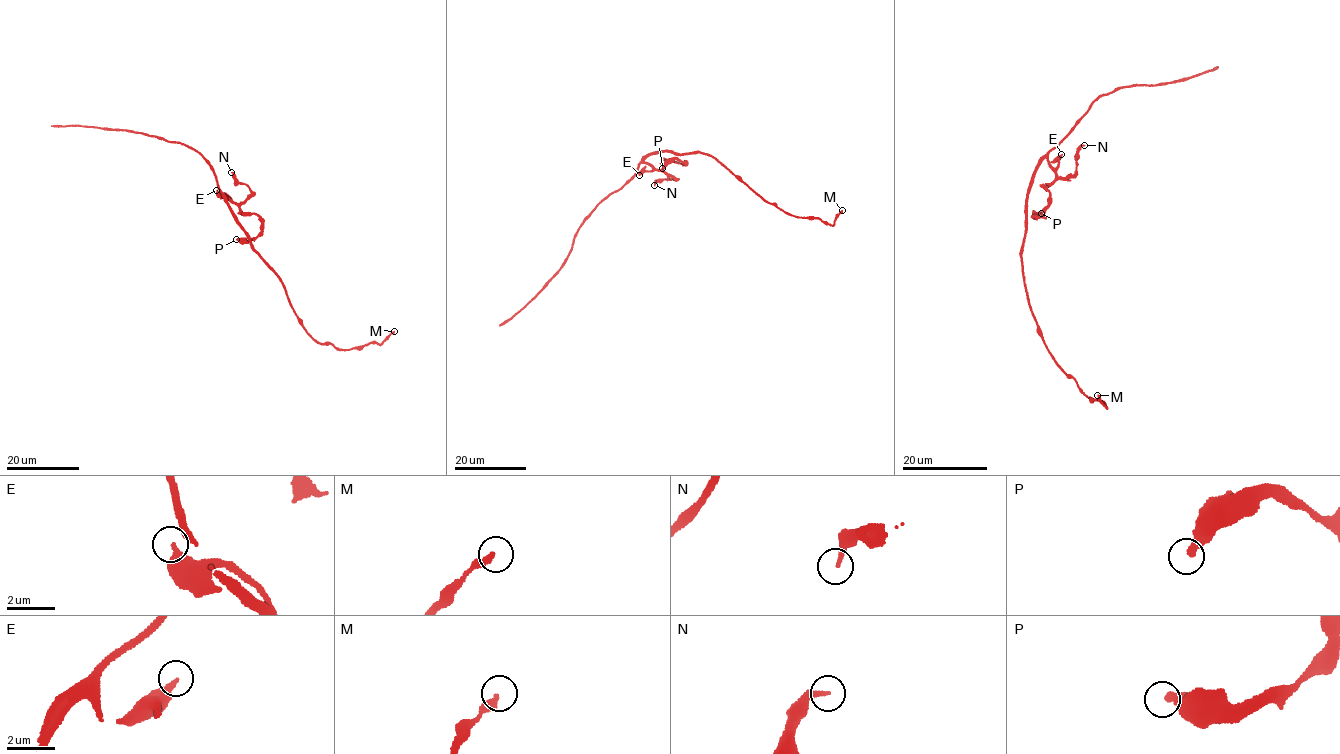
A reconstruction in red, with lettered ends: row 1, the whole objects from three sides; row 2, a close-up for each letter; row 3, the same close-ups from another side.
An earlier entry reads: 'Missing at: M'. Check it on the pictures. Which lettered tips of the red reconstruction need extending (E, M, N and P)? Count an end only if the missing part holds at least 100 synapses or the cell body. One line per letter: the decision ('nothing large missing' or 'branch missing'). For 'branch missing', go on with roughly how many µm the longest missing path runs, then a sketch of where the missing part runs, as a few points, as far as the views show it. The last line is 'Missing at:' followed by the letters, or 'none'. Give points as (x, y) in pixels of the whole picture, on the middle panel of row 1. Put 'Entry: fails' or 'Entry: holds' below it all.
E: nothing large missing
M: nothing large missing
N: nothing large missing
P: nothing large missing
Missing at: none
Entry: fails

